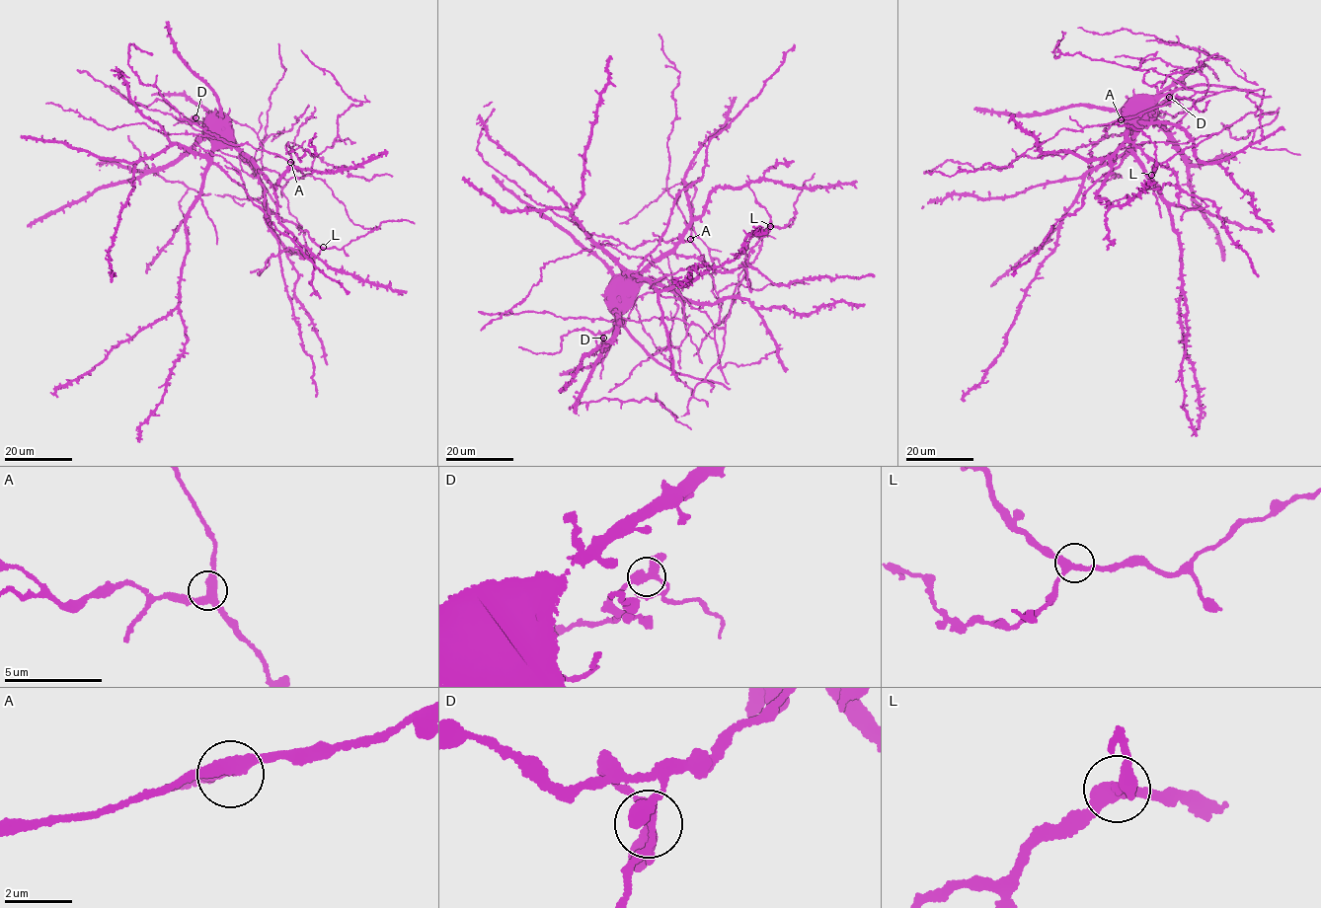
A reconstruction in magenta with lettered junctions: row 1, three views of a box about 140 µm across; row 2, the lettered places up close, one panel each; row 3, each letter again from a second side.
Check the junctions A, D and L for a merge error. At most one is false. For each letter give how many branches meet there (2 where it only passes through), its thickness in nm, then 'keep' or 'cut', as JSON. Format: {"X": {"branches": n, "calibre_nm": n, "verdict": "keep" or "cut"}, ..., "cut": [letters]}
{"A": {"branches": 3, "calibre_nm": 360, "verdict": "keep"}, "D": {"branches": 3, "calibre_nm": 320, "verdict": "cut"}, "L": {"branches": 3, "calibre_nm": 320, "verdict": "keep"}, "cut": ["D"]}

